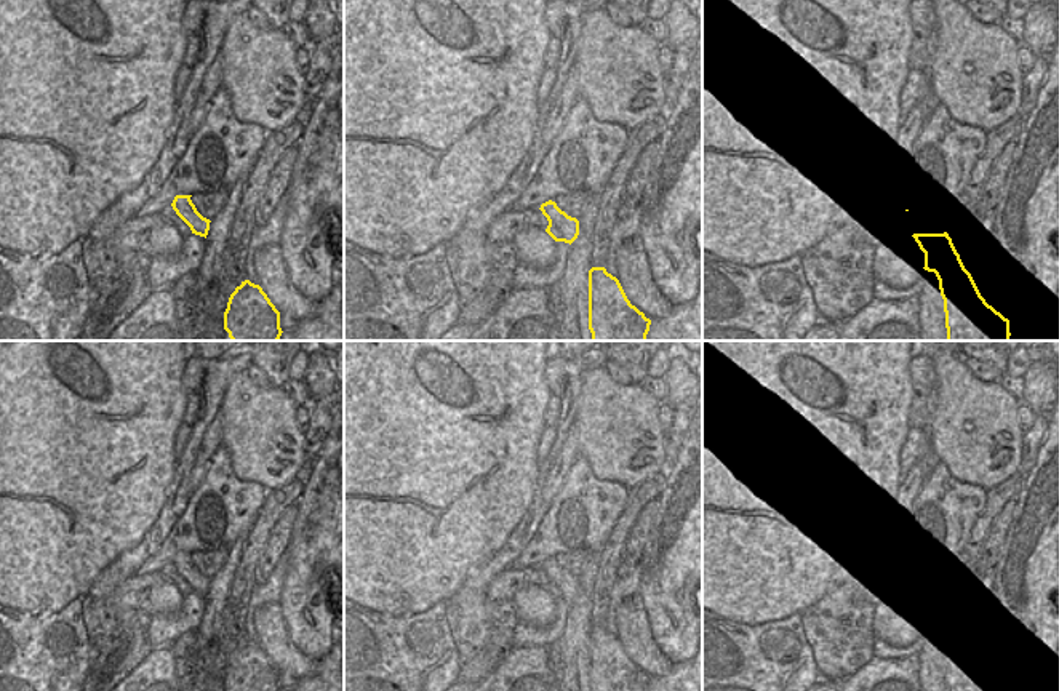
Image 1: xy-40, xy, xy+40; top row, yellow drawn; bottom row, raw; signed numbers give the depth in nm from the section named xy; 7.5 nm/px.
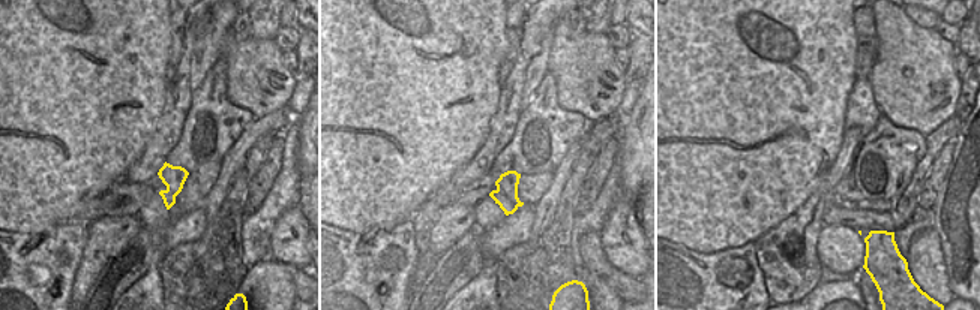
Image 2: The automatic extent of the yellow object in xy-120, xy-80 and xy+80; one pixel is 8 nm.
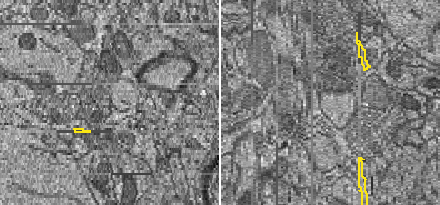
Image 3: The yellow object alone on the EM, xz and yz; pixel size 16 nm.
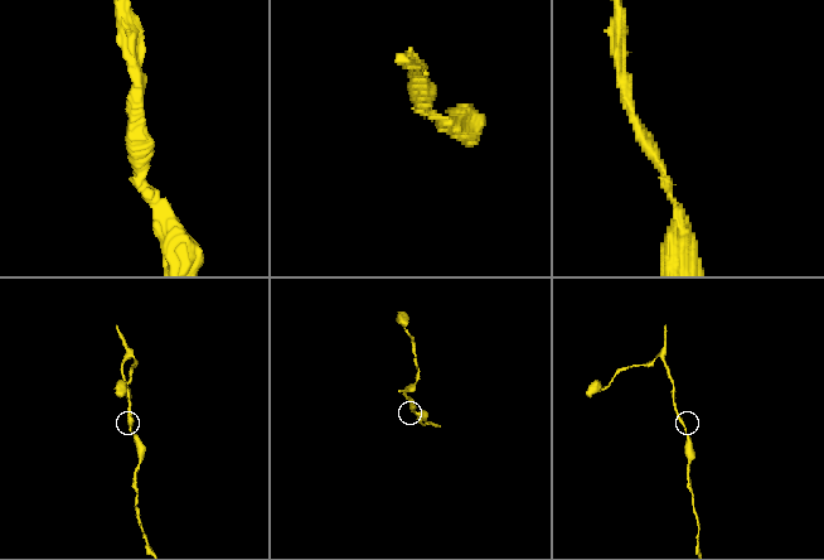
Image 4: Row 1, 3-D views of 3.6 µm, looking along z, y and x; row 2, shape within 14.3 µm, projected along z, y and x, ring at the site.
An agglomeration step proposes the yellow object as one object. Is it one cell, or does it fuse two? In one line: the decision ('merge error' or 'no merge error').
no merge error

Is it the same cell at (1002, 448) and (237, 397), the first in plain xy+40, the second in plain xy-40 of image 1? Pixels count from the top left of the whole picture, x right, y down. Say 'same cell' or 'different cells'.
same cell

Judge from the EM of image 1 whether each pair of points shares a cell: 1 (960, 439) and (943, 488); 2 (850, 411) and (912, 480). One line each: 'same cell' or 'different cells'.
1: different cells
2: different cells

